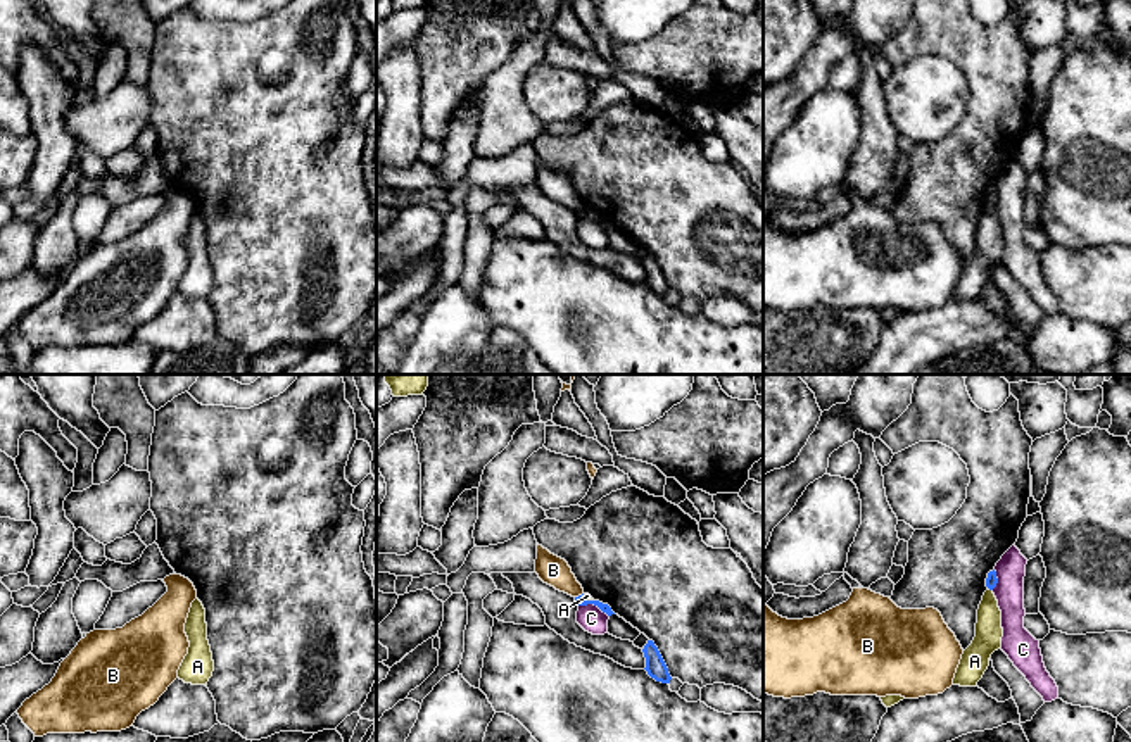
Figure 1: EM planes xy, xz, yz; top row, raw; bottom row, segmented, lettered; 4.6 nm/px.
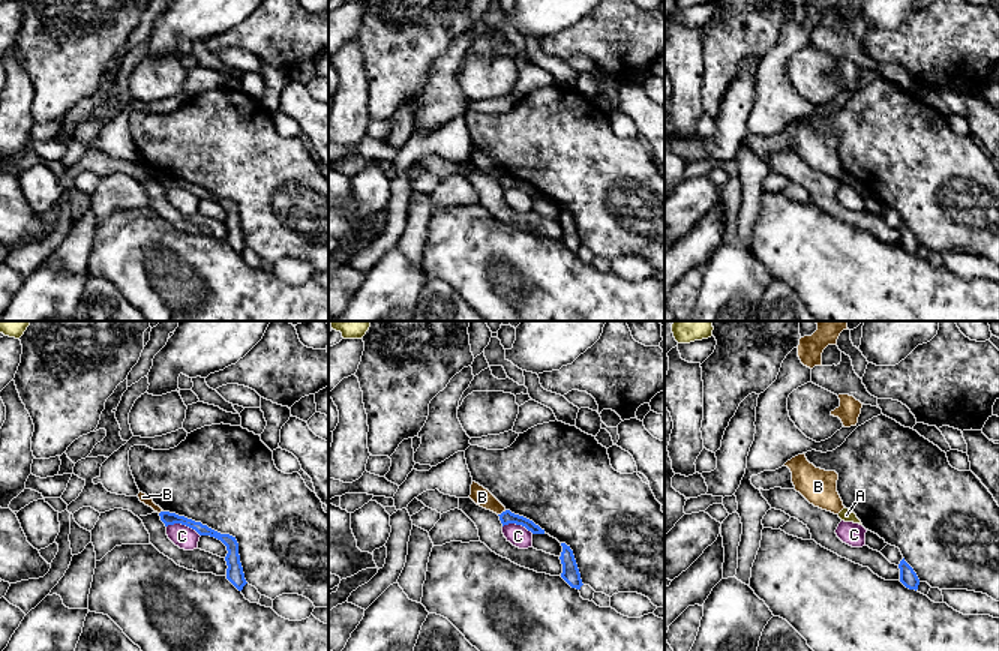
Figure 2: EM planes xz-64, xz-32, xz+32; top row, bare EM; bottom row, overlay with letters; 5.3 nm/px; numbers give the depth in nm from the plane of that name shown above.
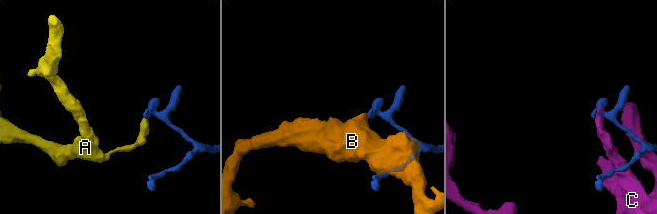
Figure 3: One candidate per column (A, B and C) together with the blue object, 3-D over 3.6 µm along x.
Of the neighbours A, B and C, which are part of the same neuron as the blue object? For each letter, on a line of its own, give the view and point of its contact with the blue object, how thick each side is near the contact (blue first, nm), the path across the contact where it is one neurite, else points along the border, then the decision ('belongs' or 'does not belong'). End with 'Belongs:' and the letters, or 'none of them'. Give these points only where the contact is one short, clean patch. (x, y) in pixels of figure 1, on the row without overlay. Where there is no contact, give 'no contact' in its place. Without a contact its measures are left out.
A: xz (586, 213) | 50/20 nm | along xz (582, 207), (593, 214) | does not belong
B: xz (579, 209) | 50/140 nm | along xz (582, 206), (575, 211) | does not belong
C: xz (594, 218) | 50/120 nm | along xz (579, 218), (596, 218), (608, 230) | does not belong
Belongs: none of them

